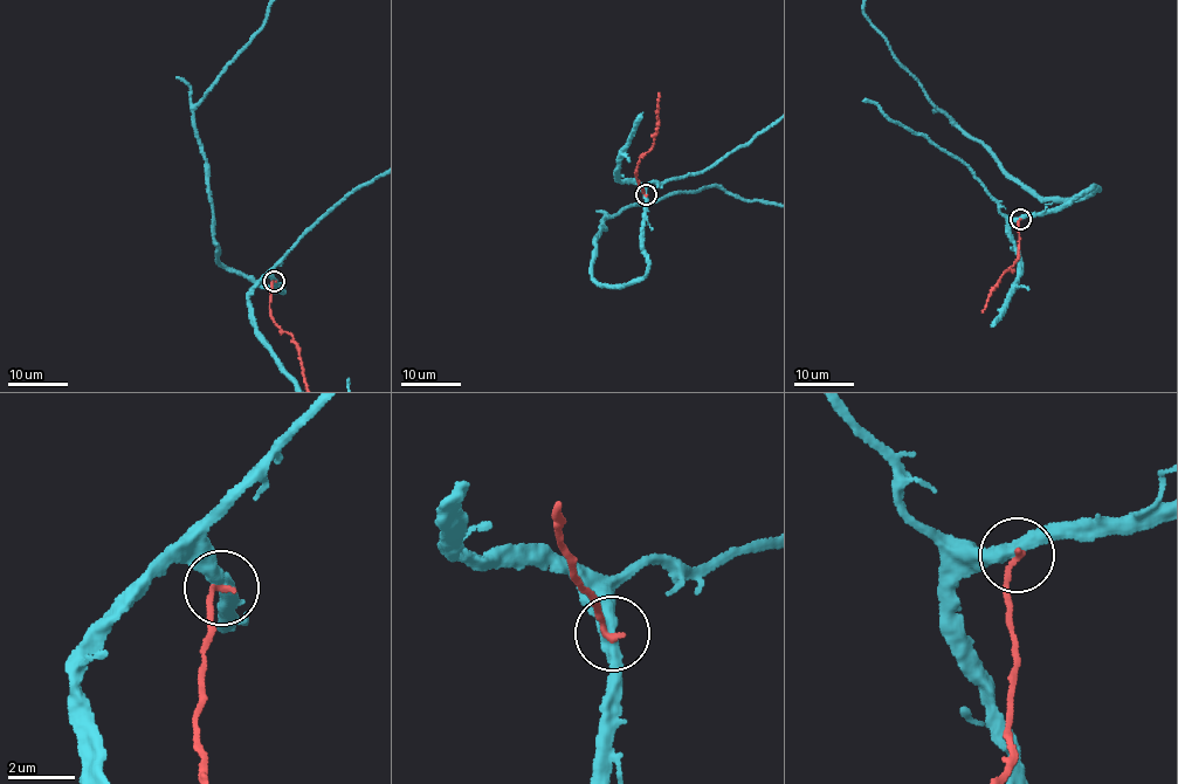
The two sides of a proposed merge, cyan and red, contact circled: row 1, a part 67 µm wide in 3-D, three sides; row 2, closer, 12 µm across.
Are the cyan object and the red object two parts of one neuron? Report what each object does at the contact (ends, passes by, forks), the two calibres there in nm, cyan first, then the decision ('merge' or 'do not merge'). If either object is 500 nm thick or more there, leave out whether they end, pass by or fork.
cyan passes by; red ends; calibres 440 and 180 nm; do not merge

